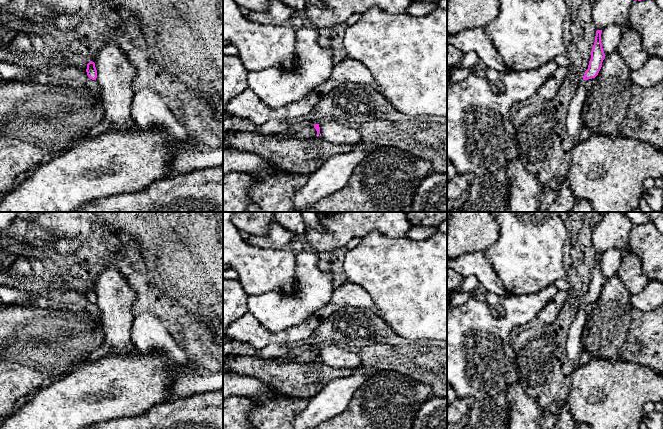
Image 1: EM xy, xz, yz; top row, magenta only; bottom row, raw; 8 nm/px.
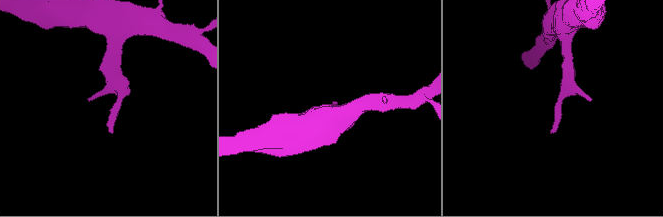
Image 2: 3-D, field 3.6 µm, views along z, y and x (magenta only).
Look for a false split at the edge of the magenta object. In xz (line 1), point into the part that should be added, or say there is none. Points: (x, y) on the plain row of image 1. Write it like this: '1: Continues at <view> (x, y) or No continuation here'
1: No continuation here

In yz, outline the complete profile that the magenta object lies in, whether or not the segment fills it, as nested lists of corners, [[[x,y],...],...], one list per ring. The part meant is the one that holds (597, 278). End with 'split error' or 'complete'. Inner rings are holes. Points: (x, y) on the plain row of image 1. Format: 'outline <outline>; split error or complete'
outline [[[602,254],[596,255],[595,266],[591,275],[591,283],[589,285],[588,293],[585,295],[583,304],[595,302],[602,291],[605,278],[601,267],[601,257]]]; complete

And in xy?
outline [[[90,285],[87,288],[86,296],[87,296],[87,299],[88,299],[88,301],[90,303],[96,304],[96,302],[97,302],[97,294],[96,294],[95,287],[94,286]]]; complete

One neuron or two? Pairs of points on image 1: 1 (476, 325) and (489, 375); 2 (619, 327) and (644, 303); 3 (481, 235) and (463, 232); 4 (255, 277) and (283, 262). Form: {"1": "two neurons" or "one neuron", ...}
{"1": "one neuron", "2": "two neurons", "3": "one neuron", "4": "one neuron"}

